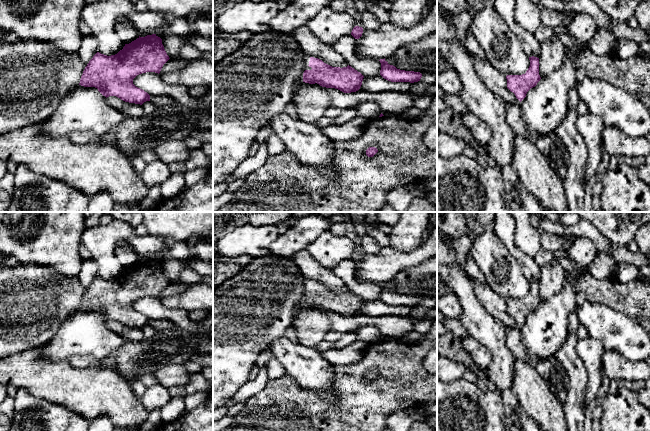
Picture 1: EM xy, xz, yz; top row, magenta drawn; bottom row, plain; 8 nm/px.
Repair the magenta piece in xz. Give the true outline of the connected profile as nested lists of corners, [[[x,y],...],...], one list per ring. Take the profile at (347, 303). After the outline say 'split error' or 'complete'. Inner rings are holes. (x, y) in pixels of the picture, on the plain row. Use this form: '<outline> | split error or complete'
[[[305,280],[306,290],[311,294],[303,297],[303,306],[309,308],[319,308],[326,312],[335,312],[344,317],[356,316],[360,313],[364,300],[352,292],[332,291],[322,284],[314,281]]] | split error

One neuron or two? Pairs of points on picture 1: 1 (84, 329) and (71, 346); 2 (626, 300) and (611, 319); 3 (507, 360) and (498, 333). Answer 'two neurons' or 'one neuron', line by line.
1: one neuron
2: two neurons
3: one neuron

